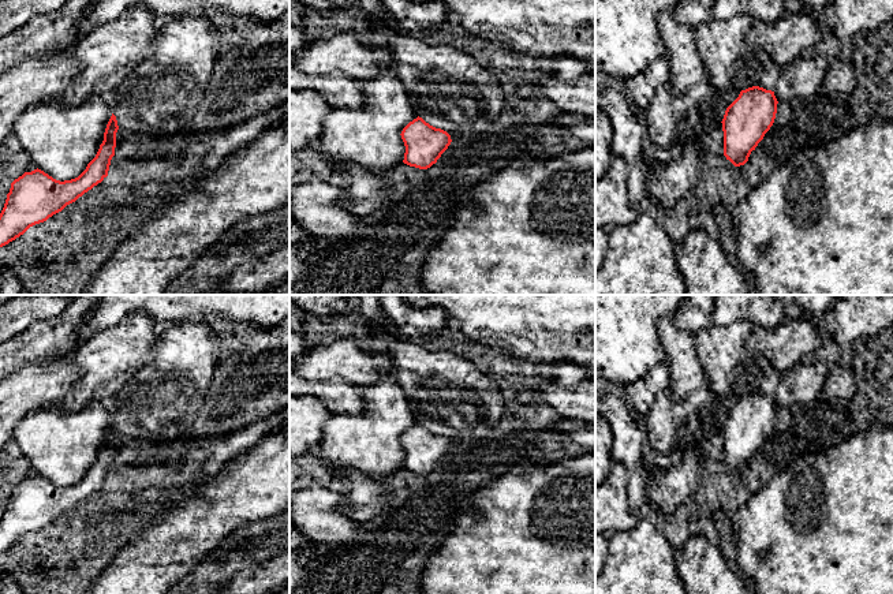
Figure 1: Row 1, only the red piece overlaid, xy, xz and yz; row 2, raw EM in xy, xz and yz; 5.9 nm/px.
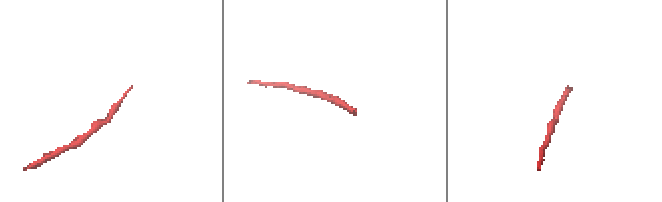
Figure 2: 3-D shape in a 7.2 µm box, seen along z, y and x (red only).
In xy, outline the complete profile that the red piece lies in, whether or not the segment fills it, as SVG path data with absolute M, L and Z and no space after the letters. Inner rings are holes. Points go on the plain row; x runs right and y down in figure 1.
M112 419L96 463L75 485L60 487L37 474L14 486L0 519L0 553L61 518L102 487L115 462L117 436L117 426Z

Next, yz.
M759 392L741 396L726 414L722 425L724 462L735 472L744 471L774 429L777 419L774 397Z

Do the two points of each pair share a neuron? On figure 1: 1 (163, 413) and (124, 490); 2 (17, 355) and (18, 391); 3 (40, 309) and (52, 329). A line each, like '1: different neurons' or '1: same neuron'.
1: same neuron
2: different neurons
3: different neurons

